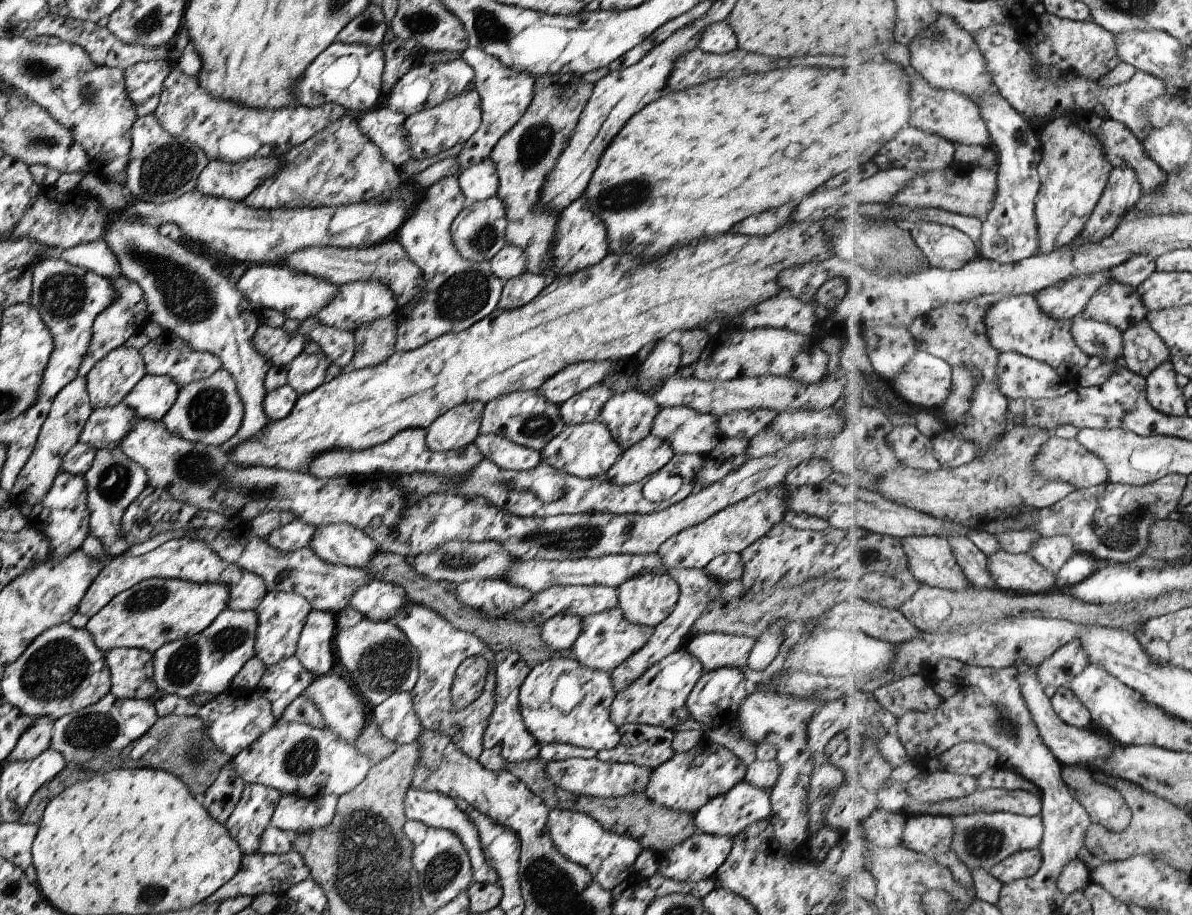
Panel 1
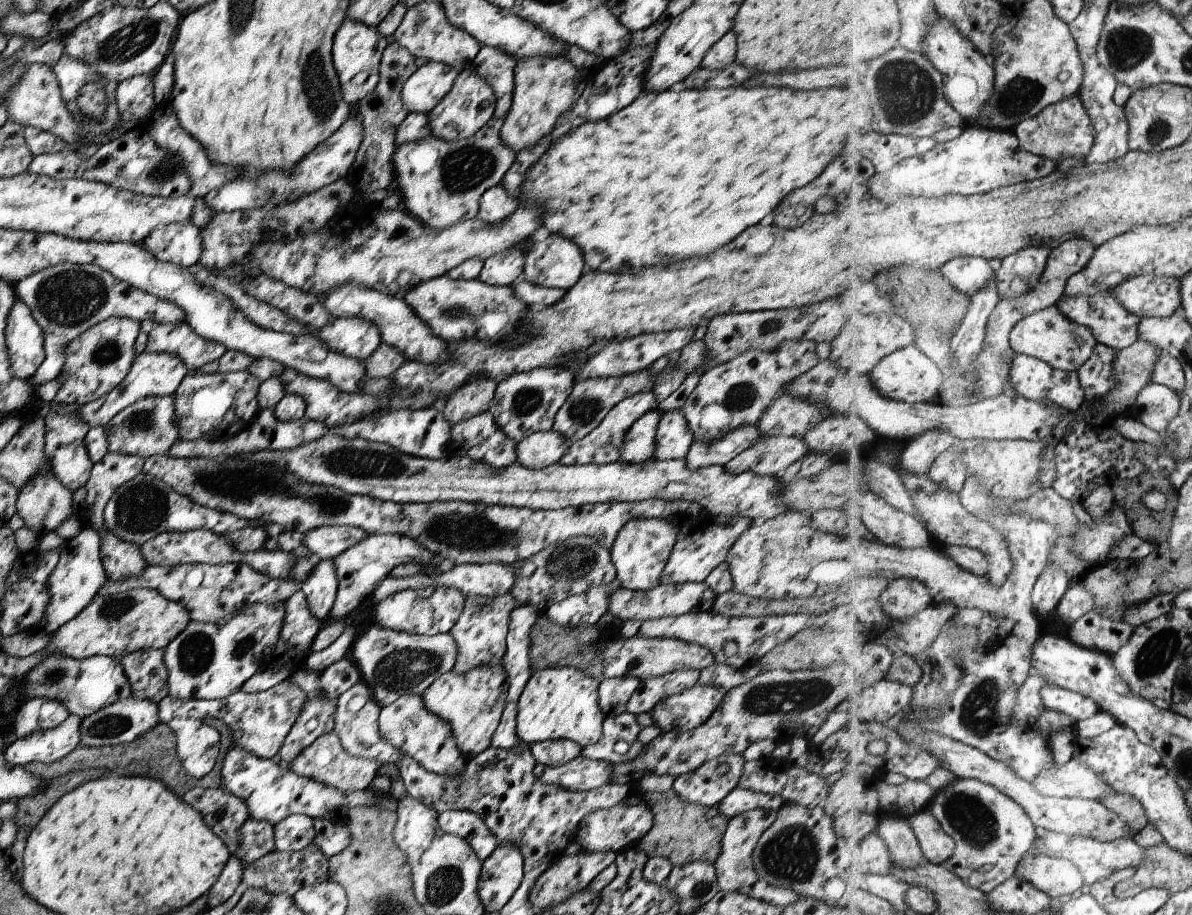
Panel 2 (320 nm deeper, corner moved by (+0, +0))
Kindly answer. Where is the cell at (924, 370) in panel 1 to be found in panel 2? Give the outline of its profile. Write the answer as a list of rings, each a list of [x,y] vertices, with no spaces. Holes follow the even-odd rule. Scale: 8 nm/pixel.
[[[913,344],[893,352],[884,358],[870,374],[876,389],[884,396],[896,401],[916,405],[917,402],[927,402],[935,394],[935,386],[939,382],[939,368],[935,362]]]

